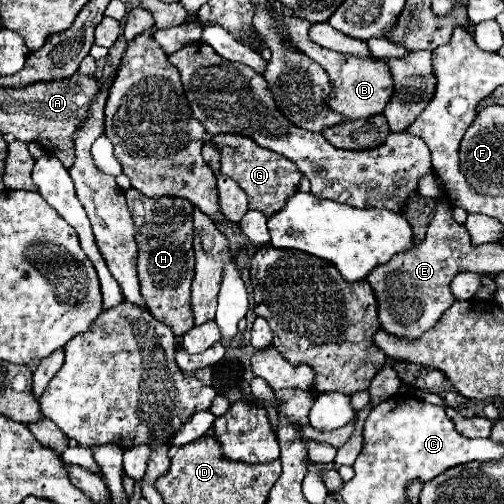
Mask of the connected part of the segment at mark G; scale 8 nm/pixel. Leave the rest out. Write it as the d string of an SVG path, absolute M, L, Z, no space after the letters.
M220 134L220 136L214 136L210 142L216 144L222 152L220 154L222 172L226 176L234 178L238 182L238 186L248 194L248 206L252 210L260 210L268 218L268 216L276 214L278 210L282 210L284 202L288 202L288 198L292 194L296 194L302 174L292 160L288 160L272 150L260 148L254 140L250 140L246 136L238 136L238 134Z

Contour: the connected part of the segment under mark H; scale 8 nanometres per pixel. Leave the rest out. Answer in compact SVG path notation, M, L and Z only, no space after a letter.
M136 188L126 190L128 208L136 226L138 254L138 278L142 296L148 304L150 314L162 324L170 326L180 338L194 328L190 286L194 280L194 250L192 250L192 204L184 198L146 198Z

